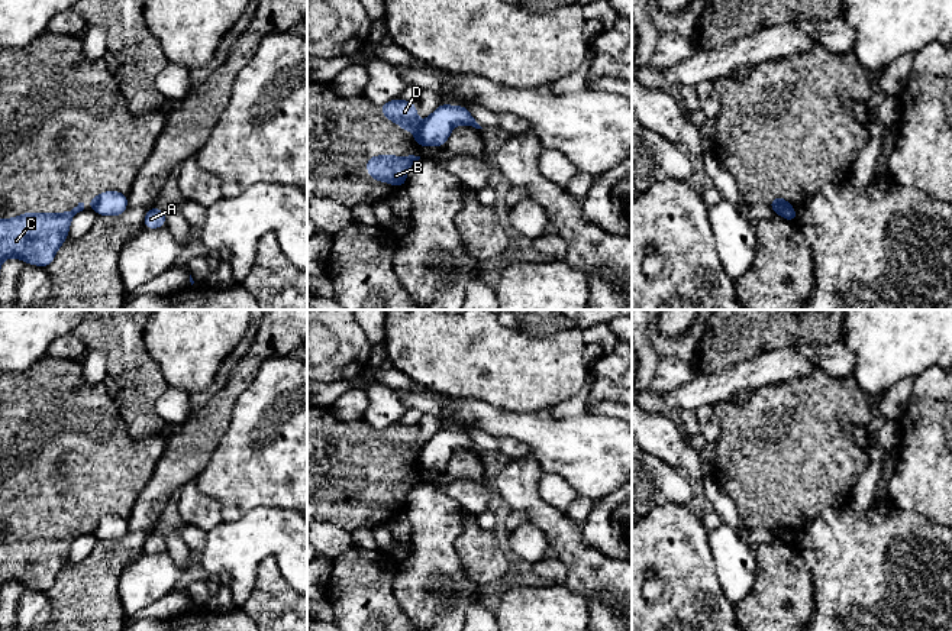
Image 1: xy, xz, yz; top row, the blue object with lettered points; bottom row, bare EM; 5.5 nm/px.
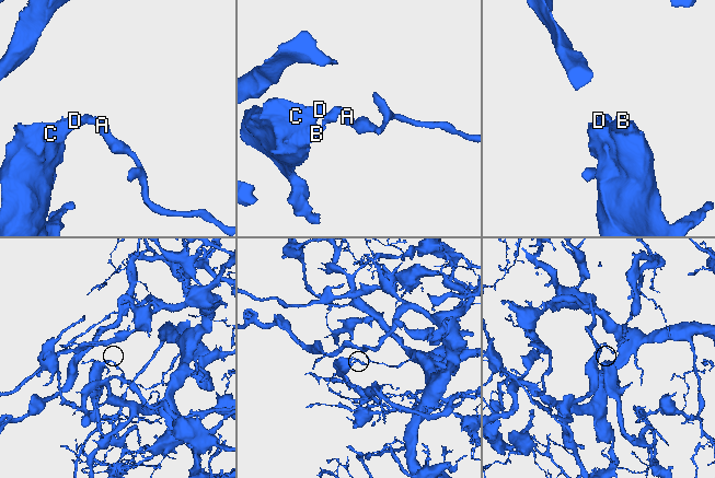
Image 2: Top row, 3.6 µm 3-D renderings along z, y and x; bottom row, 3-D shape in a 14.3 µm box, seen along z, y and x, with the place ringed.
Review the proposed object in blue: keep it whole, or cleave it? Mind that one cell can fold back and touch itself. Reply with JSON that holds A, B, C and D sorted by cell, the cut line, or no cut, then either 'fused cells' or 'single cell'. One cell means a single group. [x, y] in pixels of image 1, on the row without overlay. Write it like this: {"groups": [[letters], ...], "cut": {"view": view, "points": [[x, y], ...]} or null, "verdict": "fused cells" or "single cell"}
{"groups": [["A"], ["B", "C", "D"]], "cut": {"view": "xz", "points": [[422, 447], [418, 456], [419, 468]]}, "verdict": "fused cells"}

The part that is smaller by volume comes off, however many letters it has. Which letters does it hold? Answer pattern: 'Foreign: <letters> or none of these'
Foreign: B, C, D

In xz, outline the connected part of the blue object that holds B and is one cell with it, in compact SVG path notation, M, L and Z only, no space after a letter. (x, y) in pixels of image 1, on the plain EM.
M380 479L367 482L367 498L374 505L385 505L396 511L404 511L407 504L407 494L416 488L420 480L391 480Z

